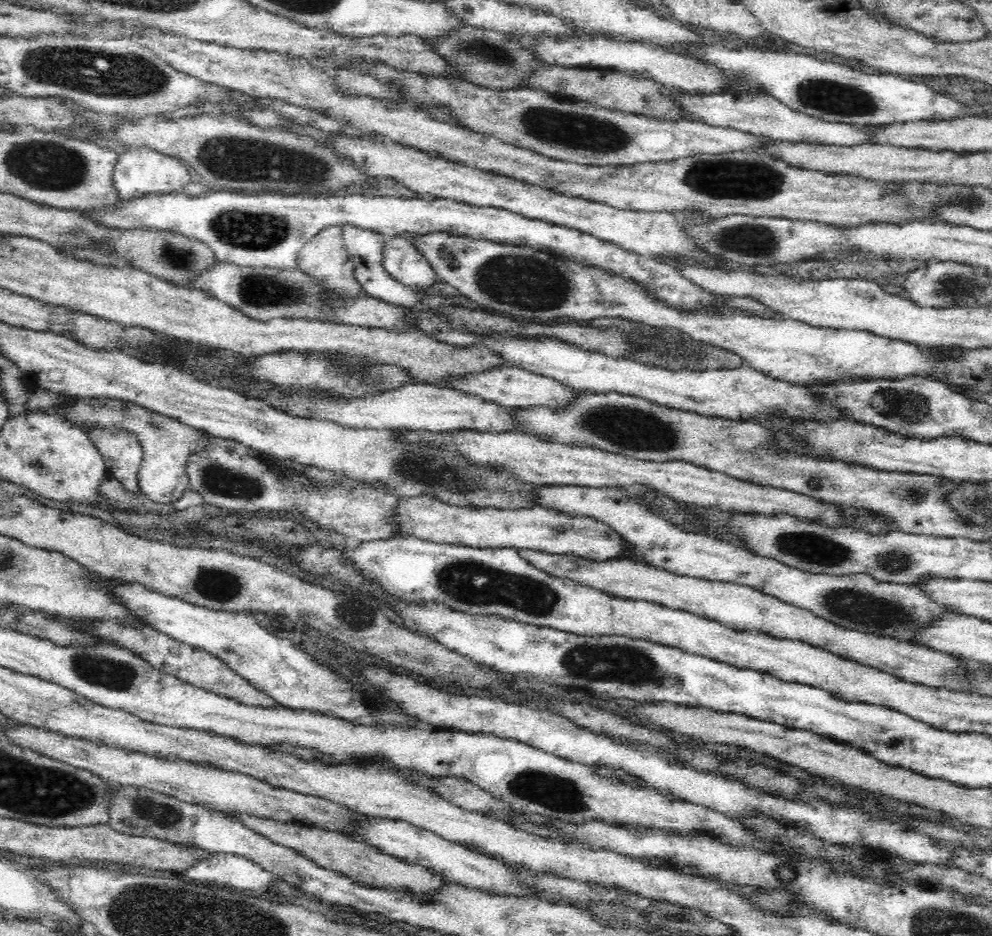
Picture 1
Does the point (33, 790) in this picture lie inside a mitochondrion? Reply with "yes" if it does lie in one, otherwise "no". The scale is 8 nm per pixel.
yes

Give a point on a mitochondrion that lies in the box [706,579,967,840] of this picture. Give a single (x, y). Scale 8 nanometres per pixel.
(858, 607)

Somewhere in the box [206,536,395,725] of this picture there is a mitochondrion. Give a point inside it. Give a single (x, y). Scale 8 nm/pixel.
(356, 614)

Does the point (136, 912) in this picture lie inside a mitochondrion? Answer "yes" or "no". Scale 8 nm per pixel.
yes

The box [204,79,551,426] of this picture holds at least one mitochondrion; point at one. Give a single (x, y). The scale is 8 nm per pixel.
(252, 230)

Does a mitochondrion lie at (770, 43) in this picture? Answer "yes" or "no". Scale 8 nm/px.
no

